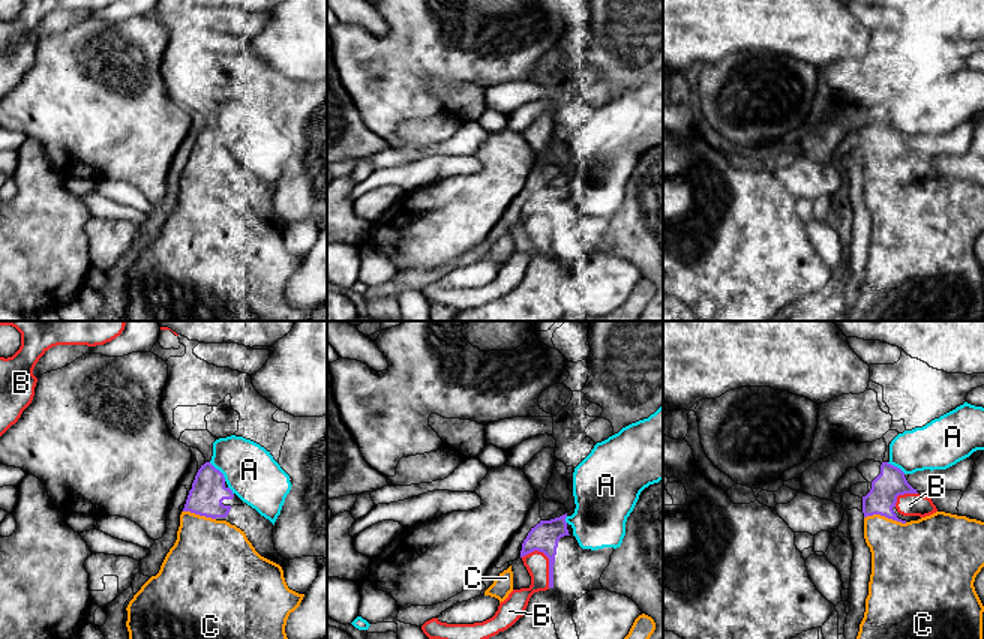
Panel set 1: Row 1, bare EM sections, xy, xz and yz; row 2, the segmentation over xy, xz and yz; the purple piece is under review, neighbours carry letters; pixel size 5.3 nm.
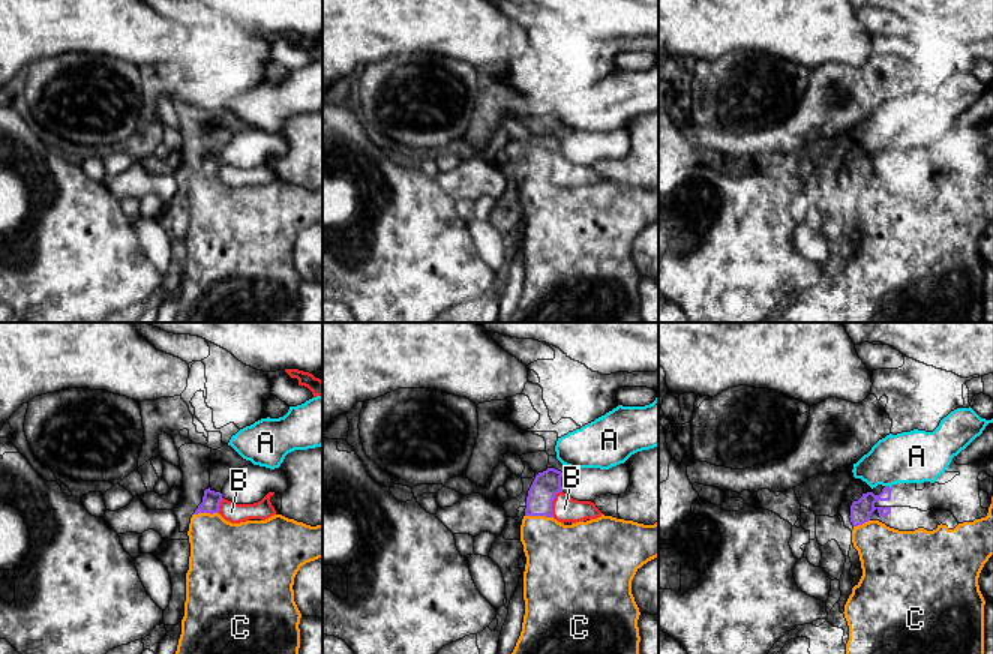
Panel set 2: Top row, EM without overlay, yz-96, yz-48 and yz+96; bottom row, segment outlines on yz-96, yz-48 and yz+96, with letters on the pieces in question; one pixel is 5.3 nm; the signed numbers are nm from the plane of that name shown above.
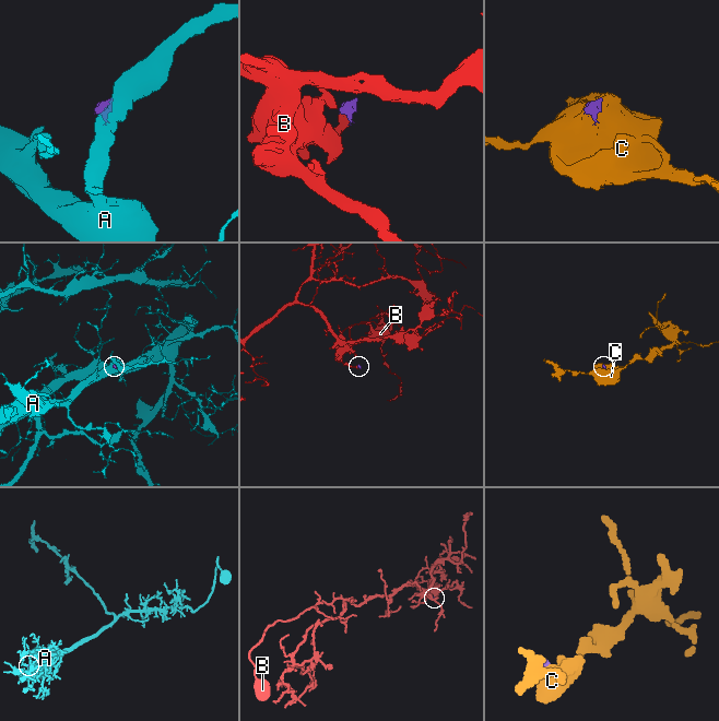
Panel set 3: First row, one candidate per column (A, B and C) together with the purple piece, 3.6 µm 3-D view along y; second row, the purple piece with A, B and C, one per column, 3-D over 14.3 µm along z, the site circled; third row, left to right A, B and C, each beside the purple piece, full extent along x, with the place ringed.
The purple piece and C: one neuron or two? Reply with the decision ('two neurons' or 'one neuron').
one neuron

